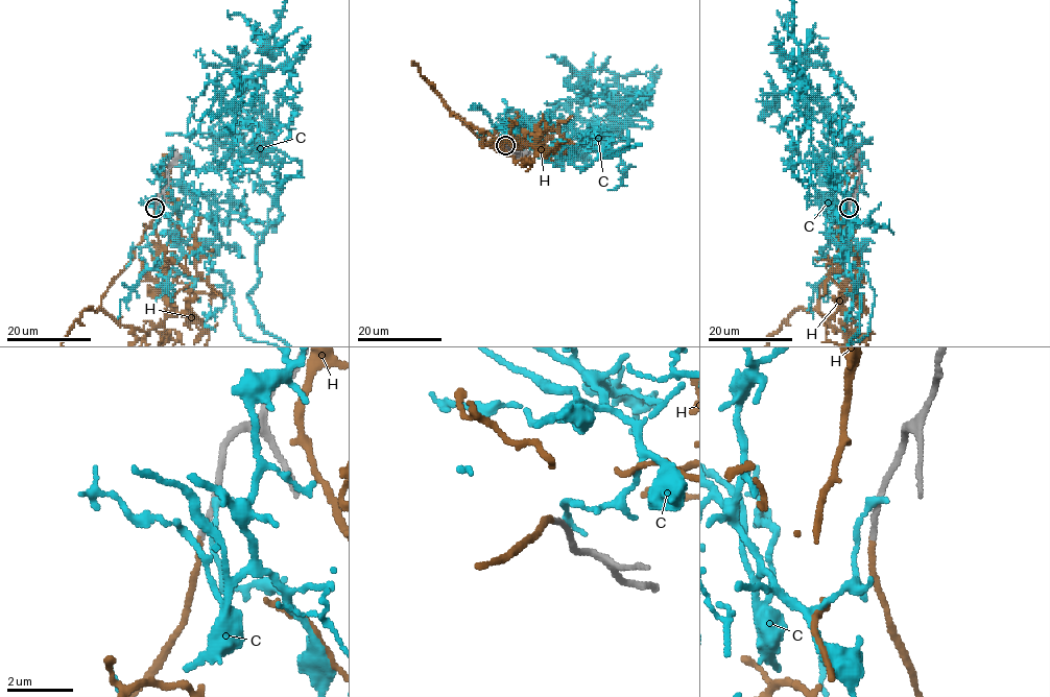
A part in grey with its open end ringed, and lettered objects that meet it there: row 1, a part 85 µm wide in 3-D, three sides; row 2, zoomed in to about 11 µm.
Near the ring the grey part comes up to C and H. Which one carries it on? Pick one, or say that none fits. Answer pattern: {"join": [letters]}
{"join": ["H"]}

